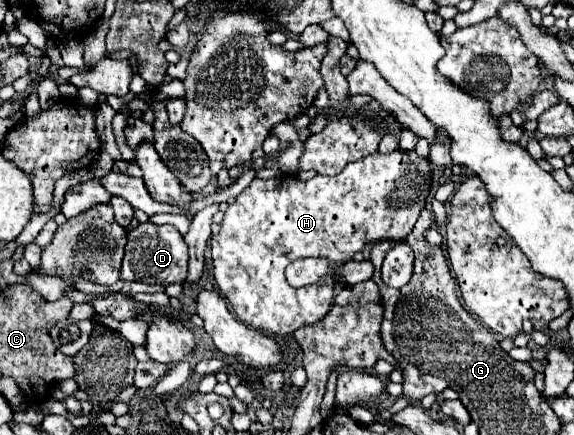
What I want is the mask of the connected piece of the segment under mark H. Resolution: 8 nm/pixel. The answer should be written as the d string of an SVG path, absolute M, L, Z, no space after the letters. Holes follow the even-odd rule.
M401 149L387 155L373 153L359 161L351 161L339 175L333 177L315 175L309 181L299 181L295 175L277 175L273 179L255 179L237 197L237 201L229 205L221 231L211 237L215 283L231 303L235 315L253 329L269 331L273 335L291 335L303 325L317 323L333 303L333 267L349 263L353 255L363 251L363 247L369 243L405 239L411 233L415 219L419 219L421 209L425 207L431 183L433 173L429 159L419 157L415 151ZM401 175L413 175L417 183L397 183ZM303 257L329 259L331 271L315 285L293 289L285 281L285 267Z

